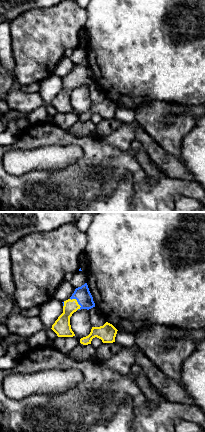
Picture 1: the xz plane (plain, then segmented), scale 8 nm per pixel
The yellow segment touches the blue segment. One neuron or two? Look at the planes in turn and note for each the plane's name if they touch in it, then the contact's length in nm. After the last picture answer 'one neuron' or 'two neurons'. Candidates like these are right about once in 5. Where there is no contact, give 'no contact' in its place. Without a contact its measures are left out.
xz | 120 nm

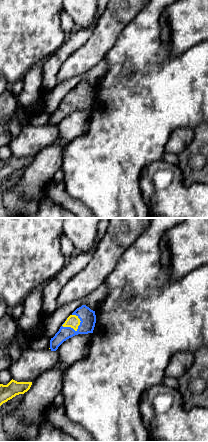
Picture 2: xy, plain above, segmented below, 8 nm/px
xy | 170 nm

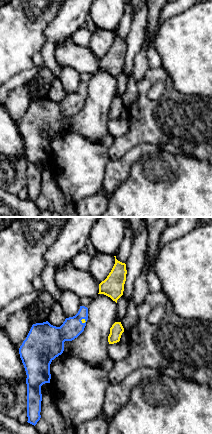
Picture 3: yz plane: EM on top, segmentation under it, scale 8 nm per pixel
yz | 60 nm

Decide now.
one neuron

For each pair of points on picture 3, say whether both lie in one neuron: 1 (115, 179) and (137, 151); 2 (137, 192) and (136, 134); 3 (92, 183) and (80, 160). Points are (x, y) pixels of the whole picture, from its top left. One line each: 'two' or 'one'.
1: one
2: two
3: one

